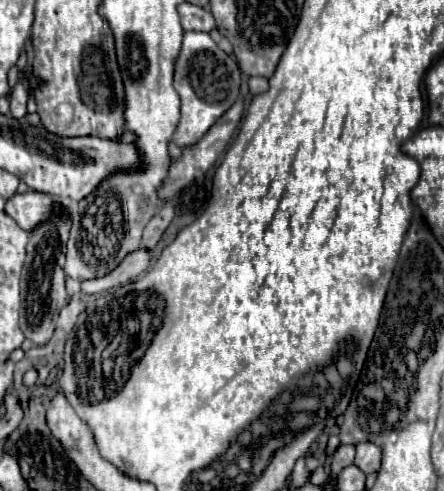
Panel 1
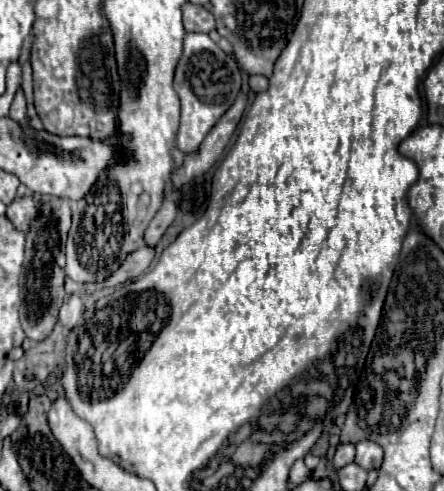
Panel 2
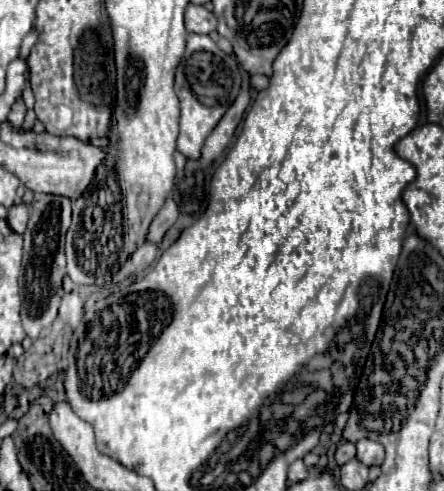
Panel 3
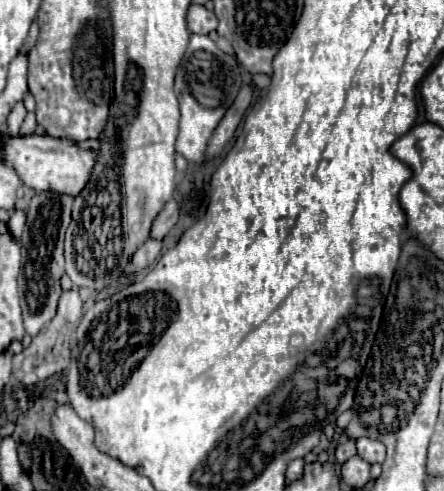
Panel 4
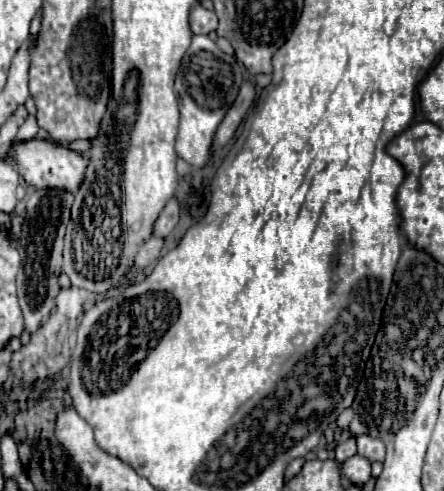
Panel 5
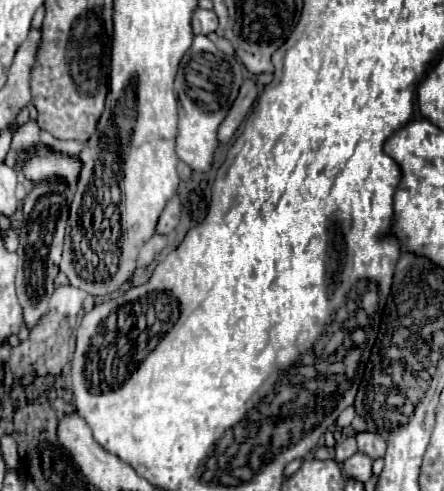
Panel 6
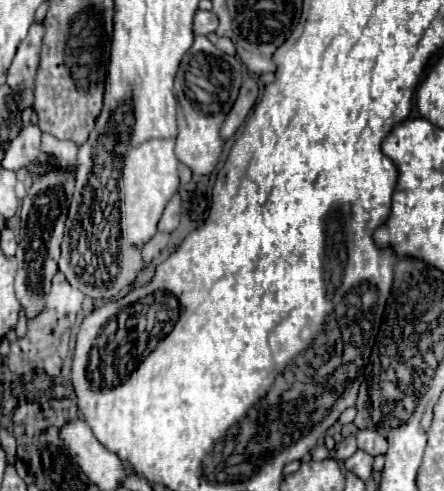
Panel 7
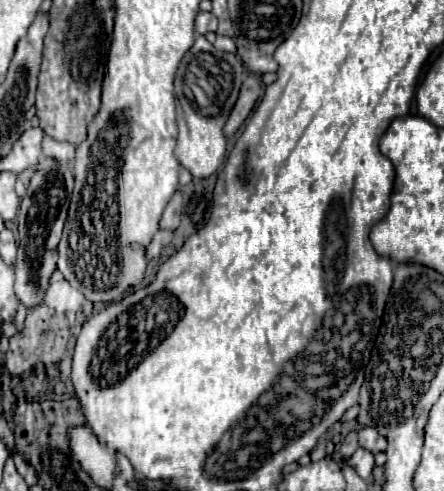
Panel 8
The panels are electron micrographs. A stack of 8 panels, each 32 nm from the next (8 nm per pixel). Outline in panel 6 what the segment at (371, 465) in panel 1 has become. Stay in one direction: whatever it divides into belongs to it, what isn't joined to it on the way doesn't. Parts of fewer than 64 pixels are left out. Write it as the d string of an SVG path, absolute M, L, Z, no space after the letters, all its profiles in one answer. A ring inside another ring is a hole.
M360 432L360 434L356 434L356 440L358 440L358 452L364 452L372 460L384 458L386 444L384 444L382 436L370 434L370 432Z

